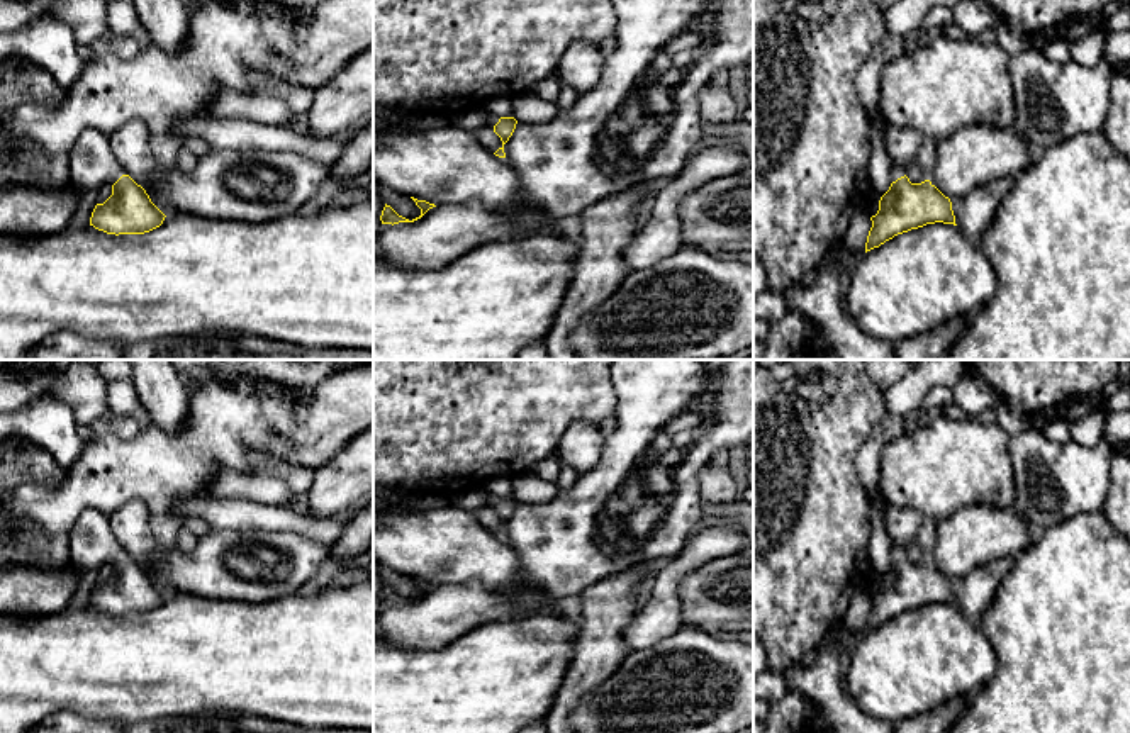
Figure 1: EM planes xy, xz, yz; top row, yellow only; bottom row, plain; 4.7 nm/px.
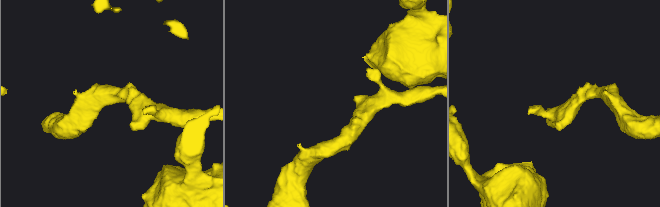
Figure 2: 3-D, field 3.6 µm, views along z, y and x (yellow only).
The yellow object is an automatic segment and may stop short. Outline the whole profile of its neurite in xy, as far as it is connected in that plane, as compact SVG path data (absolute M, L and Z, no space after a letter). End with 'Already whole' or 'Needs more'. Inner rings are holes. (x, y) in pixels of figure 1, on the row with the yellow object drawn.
M85 129L73 144L70 182L81 192L112 187L112 195L97 204L90 217L90 226L107 234L144 234L159 227L166 217L146 190L124 173L109 136L97 129Z. Needs more

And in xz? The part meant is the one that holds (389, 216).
M411 197L411 199L421 209L421 215L419 217L409 221L409 219L399 215L390 205L385 204L385 207L382 210L382 215L380 215L382 224L392 224L394 226L394 224L399 224L399 222L414 222L414 221L421 219L429 209L436 207L434 204L429 204L426 200L417 200L414 197Z. Already whole

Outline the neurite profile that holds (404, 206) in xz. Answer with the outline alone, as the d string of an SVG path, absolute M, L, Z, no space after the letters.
M380 185L380 195L387 205L406 219L412 221L421 215L421 209L411 197L400 195L383 185Z

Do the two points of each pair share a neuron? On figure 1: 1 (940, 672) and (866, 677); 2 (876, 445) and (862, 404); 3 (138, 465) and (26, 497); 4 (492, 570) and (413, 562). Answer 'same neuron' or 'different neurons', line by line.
1: same neuron
2: different neurons
3: same neuron
4: same neuron

